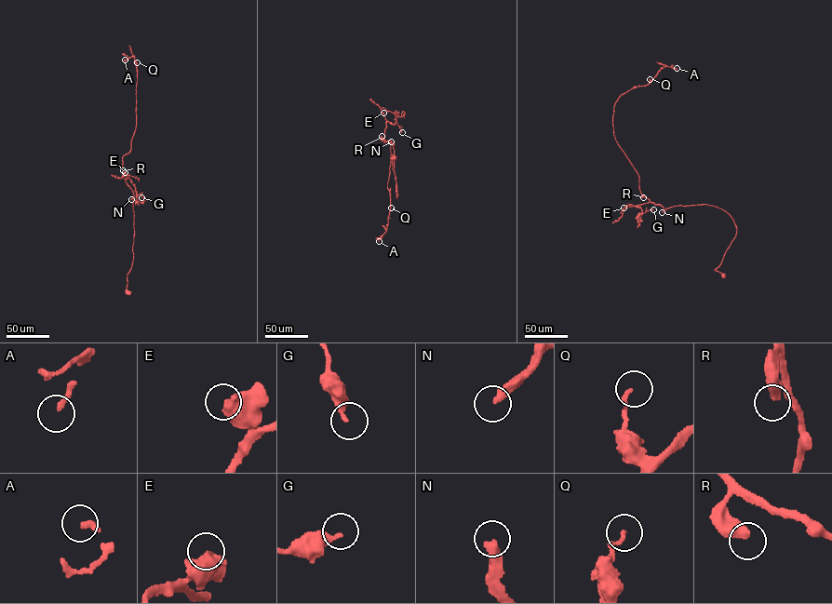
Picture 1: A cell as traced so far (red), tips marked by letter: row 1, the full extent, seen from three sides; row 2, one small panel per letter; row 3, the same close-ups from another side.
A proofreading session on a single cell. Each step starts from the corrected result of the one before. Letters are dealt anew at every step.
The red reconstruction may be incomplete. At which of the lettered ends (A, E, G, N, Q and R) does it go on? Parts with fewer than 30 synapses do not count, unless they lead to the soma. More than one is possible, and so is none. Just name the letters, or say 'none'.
A, N

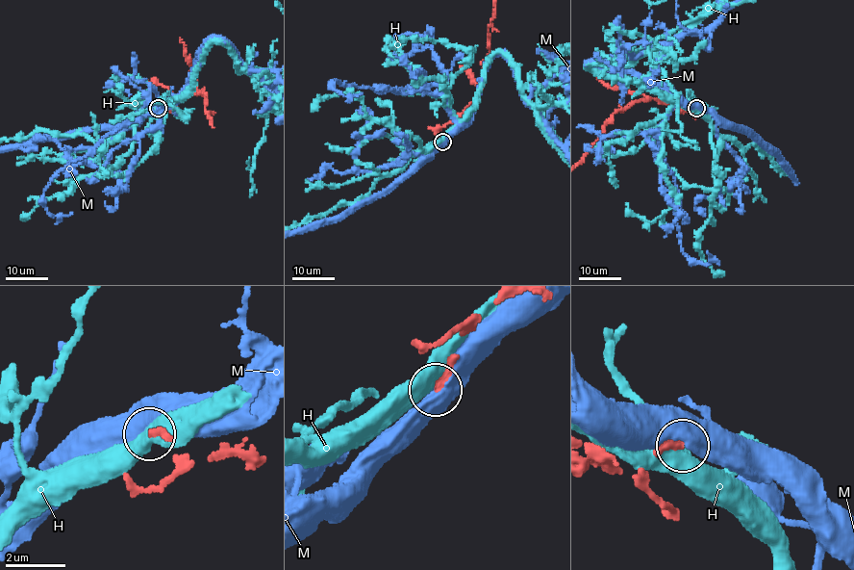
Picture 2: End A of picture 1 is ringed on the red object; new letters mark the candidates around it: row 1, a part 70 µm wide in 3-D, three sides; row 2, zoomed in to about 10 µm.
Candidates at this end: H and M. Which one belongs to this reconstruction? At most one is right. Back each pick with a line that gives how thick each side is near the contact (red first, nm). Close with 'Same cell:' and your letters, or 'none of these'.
Same cell: none of these

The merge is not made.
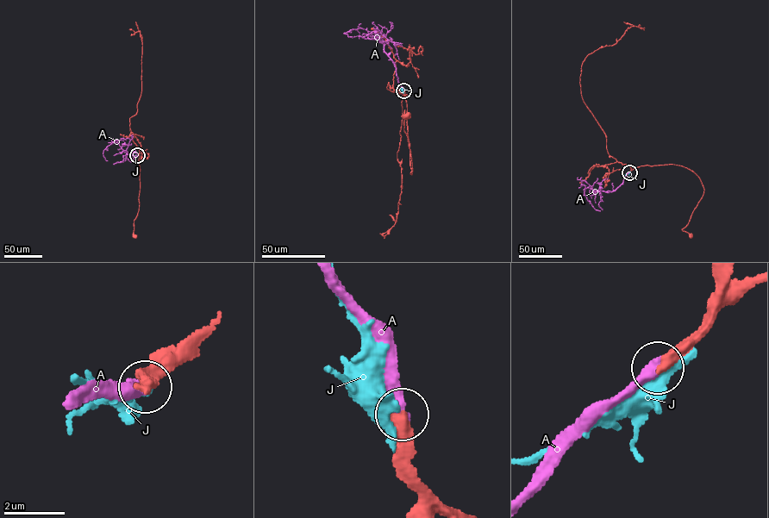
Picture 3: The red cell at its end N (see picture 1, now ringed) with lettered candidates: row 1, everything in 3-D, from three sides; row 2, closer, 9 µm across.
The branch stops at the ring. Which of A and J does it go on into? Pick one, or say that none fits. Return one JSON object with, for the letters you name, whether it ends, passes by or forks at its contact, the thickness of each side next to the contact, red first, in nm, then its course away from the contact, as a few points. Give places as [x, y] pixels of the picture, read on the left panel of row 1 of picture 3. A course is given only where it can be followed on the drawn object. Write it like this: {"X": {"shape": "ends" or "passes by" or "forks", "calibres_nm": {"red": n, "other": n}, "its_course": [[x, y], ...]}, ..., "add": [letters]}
{"A": {"shape": "ends", "calibres_nm": {"red": 400, "other": 400}, "its_course": [[137, 155], [130, 161], [115, 140], [103, 151], [107, 160]]}, "add": ["A"]}

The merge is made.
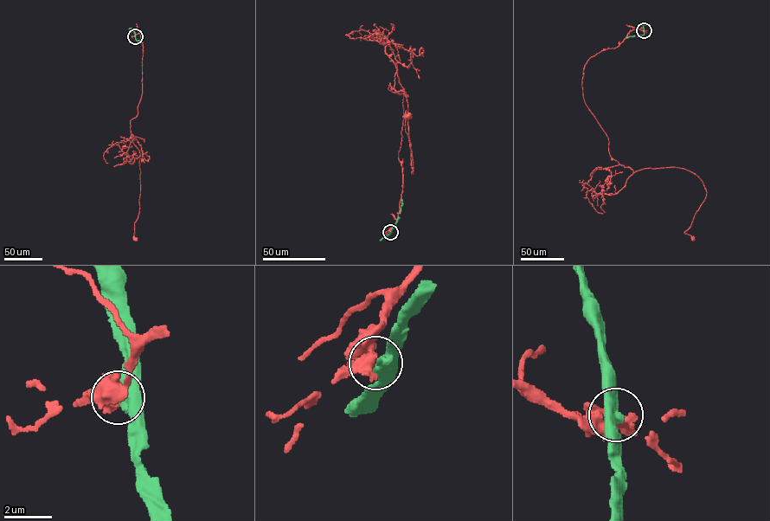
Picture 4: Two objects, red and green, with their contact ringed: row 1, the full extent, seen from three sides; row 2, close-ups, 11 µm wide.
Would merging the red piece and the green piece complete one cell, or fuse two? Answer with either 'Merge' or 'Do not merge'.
Do not merge

